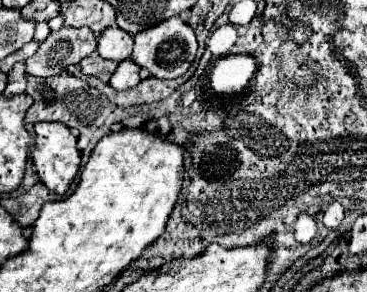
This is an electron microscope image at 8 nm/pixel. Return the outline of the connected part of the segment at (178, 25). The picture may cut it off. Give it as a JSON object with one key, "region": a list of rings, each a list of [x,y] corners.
{"region":[[[174,15],[150,29],[144,29],[134,35],[134,51],[132,51],[132,61],[136,61],[140,67],[148,69],[150,75],[158,79],[174,79],[180,77],[182,73],[188,71],[188,67],[194,61],[196,55],[196,35],[188,23],[180,19],[180,15]]]}

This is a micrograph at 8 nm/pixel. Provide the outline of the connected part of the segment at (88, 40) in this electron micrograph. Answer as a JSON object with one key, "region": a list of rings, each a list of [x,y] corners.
{"region":[[[62,27],[52,31],[38,51],[26,59],[28,75],[52,77],[68,69],[68,65],[80,63],[96,51],[96,37],[86,27]]]}

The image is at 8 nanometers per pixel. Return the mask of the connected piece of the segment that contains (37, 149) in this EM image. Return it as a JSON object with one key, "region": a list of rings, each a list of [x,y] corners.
{"region":[[[38,123],[34,125],[34,131],[36,131],[36,139],[32,147],[32,161],[36,173],[50,191],[64,195],[80,171],[80,151],[76,147],[76,137],[62,123]]]}

